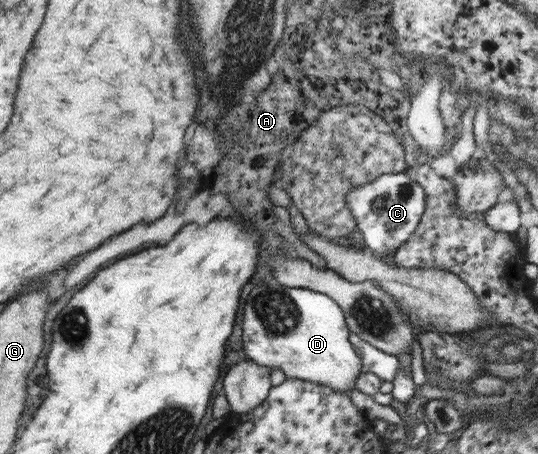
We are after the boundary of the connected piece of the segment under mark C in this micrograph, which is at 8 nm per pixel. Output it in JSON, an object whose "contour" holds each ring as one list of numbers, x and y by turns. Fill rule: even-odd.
{"contour":[[405,172,387,173,370,183,350,188,346,201,362,233,365,247,376,257,389,259,415,232,425,212,423,187,408,178]]}

